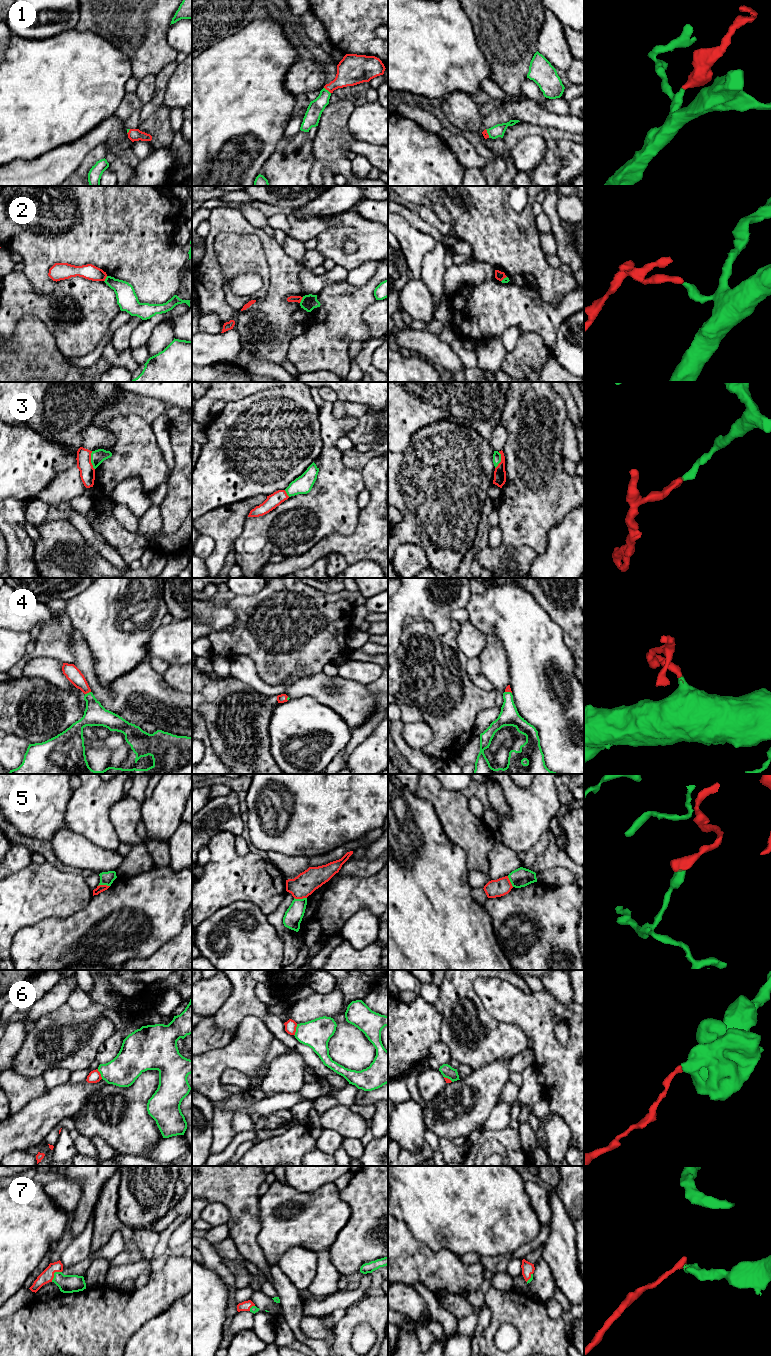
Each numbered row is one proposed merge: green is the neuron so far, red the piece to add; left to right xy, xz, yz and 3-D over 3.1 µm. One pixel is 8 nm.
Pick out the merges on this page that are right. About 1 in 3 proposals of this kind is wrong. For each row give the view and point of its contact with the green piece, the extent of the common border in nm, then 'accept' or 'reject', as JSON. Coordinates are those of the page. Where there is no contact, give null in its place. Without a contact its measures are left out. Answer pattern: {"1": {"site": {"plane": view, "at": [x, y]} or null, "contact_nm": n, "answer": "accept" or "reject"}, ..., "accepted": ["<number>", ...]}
{"1": {"site": {"plane": "xz", "at": [327, 90]}, "contact_nm": 80, "answer": "accept"}, "2": {"site": {"plane": "xz", "at": [301, 300]}, "contact_nm": 60, "answer": "reject"}, "3": {"site": {"plane": "xy", "at": [91, 460]}, "contact_nm": 150, "answer": "reject"}, "4": {"site": {"plane": "xy", "at": [87, 693]}, "contact_nm": 50, "answer": "accept"}, "5": {"site": {"plane": "xz", "at": [300, 899]}, "contact_nm": 100, "answer": "reject"}, "6": {"site": {"plane": "xz", "at": [296, 1030]}, "contact_nm": 100, "answer": "reject"}, "7": {"site": {"plane": "xy", "at": [54, 1274]}, "contact_nm": 120, "answer": "accept"}, "accepted": ["1", "4", "7"]}

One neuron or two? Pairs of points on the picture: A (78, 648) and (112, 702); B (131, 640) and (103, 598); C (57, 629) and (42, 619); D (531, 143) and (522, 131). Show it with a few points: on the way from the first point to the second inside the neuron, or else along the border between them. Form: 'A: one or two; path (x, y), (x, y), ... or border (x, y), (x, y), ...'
A: one; path (84, 662), (92, 682), (98, 689)
B: one; path (119, 635), (103, 619), (103, 610)
C: two; border (60, 614), (57, 622), (48, 624), (41, 629)
D: two; border (545, 140), (537, 135), (527, 135), (509, 151)

